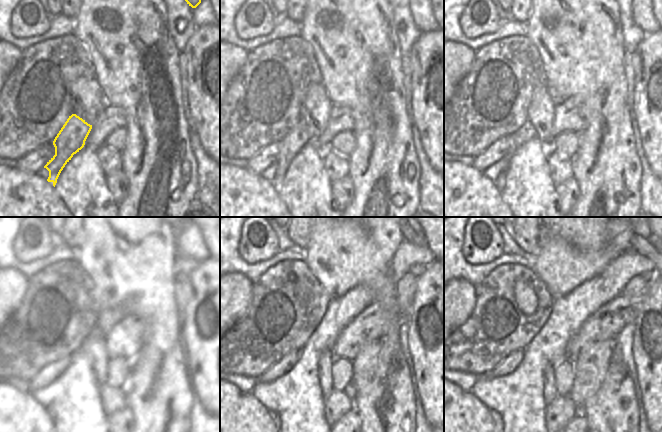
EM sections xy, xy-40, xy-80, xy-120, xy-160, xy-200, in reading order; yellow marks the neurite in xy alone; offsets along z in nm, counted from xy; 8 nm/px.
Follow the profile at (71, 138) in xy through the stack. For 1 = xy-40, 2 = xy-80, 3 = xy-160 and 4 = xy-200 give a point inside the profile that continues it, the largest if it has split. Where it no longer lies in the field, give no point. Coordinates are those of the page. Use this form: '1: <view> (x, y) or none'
1: xy-40 (291, 145)
2: xy-80 (526, 132)
3: xy-160 (273, 415)
4: xy-200 (497, 419)

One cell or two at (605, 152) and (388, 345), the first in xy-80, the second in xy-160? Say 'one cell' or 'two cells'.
one cell

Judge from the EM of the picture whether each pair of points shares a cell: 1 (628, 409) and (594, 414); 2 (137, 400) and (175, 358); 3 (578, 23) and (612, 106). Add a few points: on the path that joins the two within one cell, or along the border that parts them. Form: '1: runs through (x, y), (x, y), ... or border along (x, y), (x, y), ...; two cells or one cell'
1: runs through (620, 409), (616, 409), (612, 413), (602, 413); one cell
2: runs through (151, 400), (158, 394), (158, 382), (162, 372); one cell
3: runs through (581, 44), (582, 58), (599, 85); one cell

